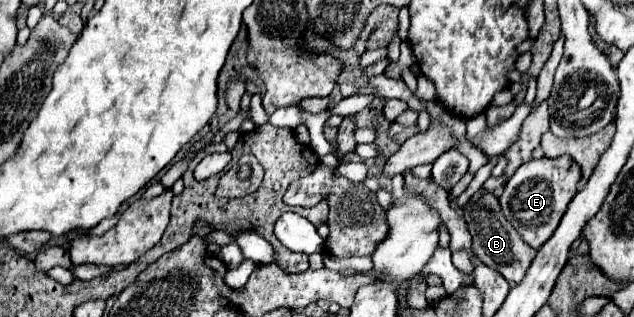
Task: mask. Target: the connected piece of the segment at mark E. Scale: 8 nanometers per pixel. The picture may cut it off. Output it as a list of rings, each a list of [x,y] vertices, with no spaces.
[[[558,156],[558,158],[540,158],[530,160],[522,164],[516,174],[508,180],[504,186],[504,198],[500,196],[500,206],[510,220],[510,224],[516,228],[518,234],[532,246],[540,248],[558,228],[570,200],[578,192],[578,180],[580,180],[580,166],[570,156]]]

